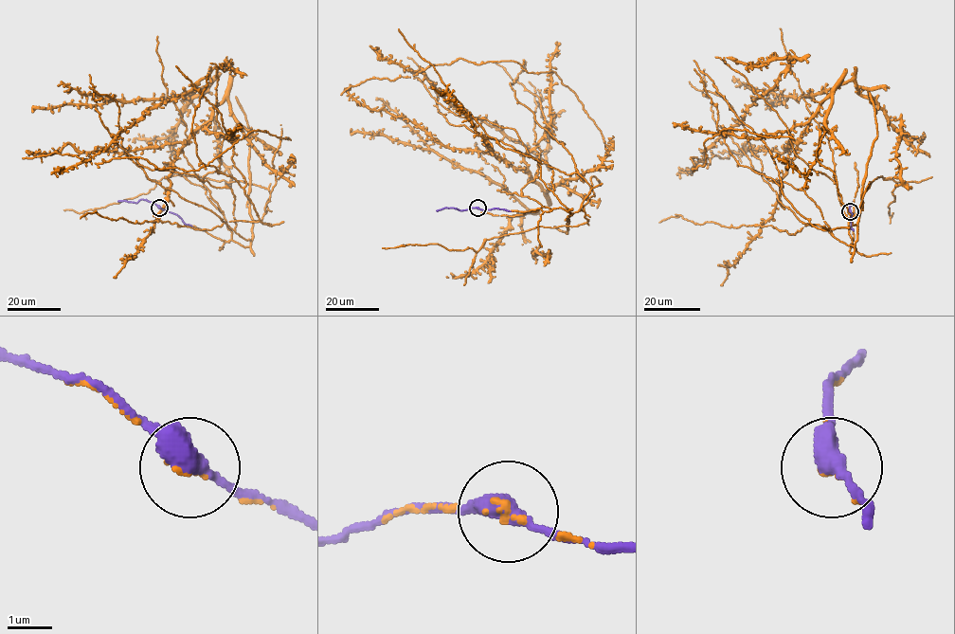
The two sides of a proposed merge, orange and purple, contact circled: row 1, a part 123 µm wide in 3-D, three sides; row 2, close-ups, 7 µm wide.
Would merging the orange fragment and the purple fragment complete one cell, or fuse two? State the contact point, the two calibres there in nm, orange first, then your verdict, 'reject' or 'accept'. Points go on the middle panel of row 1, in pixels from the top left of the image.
(477, 208) | 110/400 nm | accept

